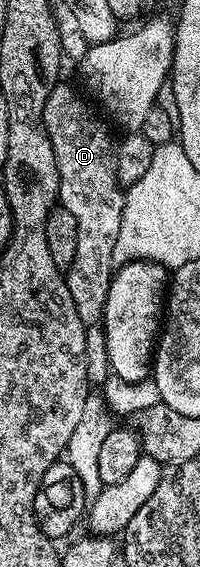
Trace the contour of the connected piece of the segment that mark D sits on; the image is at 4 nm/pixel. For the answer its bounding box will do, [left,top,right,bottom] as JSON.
[43,82,125,326]

